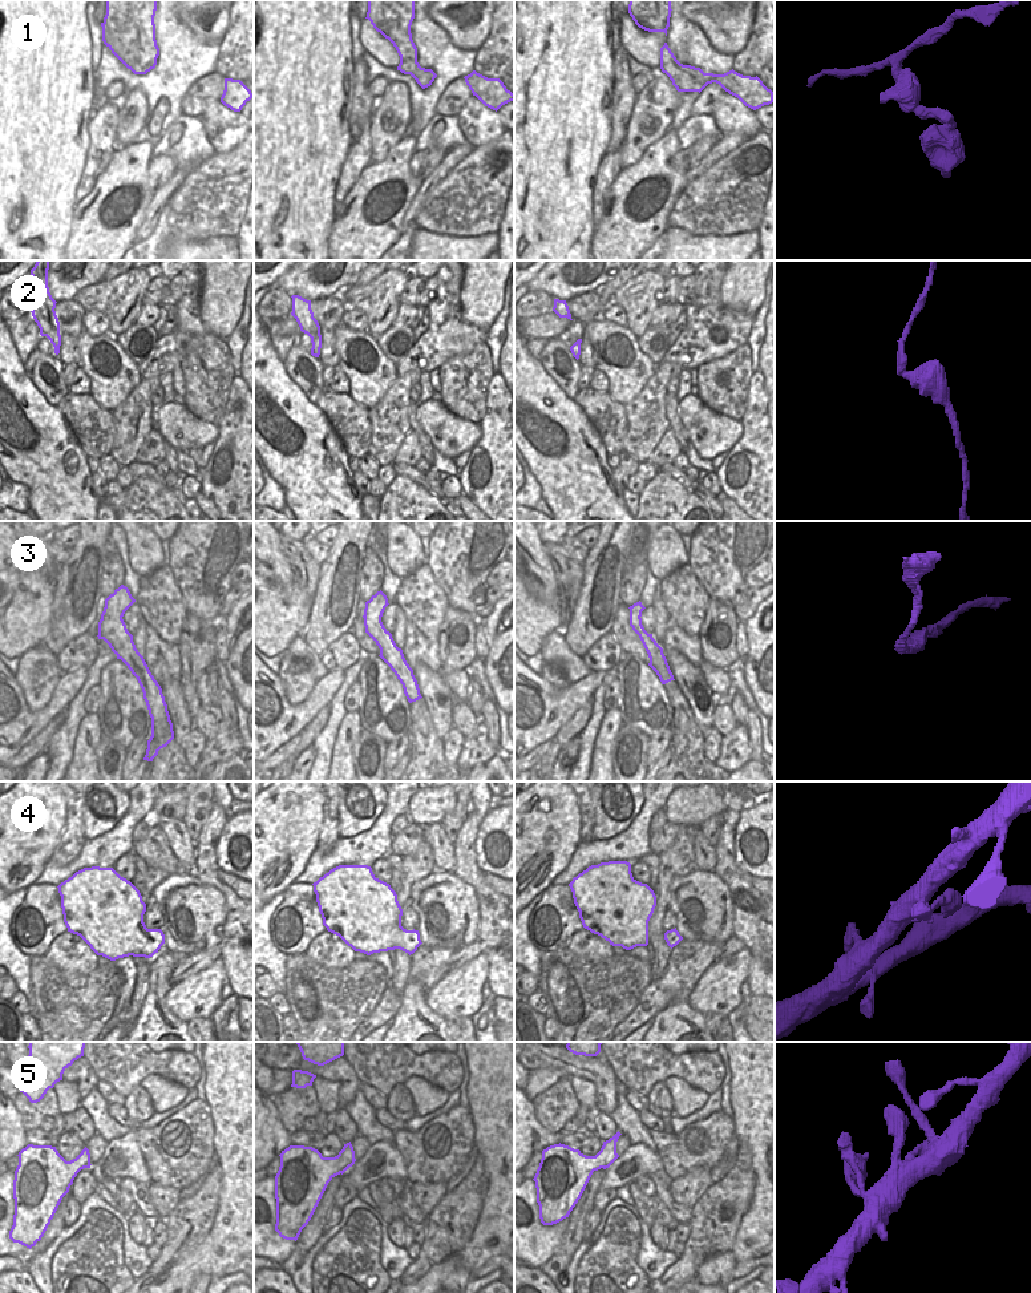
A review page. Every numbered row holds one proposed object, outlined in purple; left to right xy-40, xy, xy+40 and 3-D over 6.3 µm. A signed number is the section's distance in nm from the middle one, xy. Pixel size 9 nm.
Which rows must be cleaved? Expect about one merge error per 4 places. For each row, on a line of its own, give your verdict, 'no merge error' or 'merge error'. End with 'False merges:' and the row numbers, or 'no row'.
1: merge error
2: no merge error
3: no merge error
4: no merge error
5: no merge error
False merges: 1

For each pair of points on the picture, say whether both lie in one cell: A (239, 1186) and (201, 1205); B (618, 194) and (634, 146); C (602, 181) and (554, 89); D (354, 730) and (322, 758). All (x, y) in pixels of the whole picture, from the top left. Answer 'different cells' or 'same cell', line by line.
A: different cells
B: different cells
C: different cells
D: different cells

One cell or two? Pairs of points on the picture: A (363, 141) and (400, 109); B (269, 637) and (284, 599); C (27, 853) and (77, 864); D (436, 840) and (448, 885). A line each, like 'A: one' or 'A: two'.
A: two
B: one
C: two
D: two

